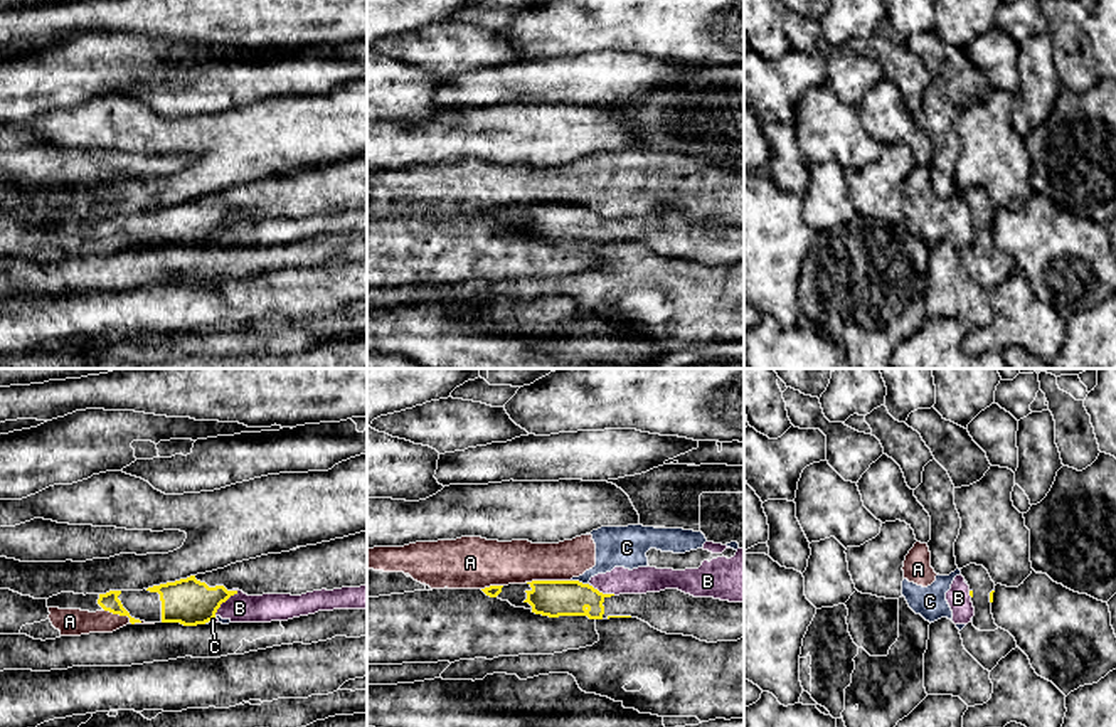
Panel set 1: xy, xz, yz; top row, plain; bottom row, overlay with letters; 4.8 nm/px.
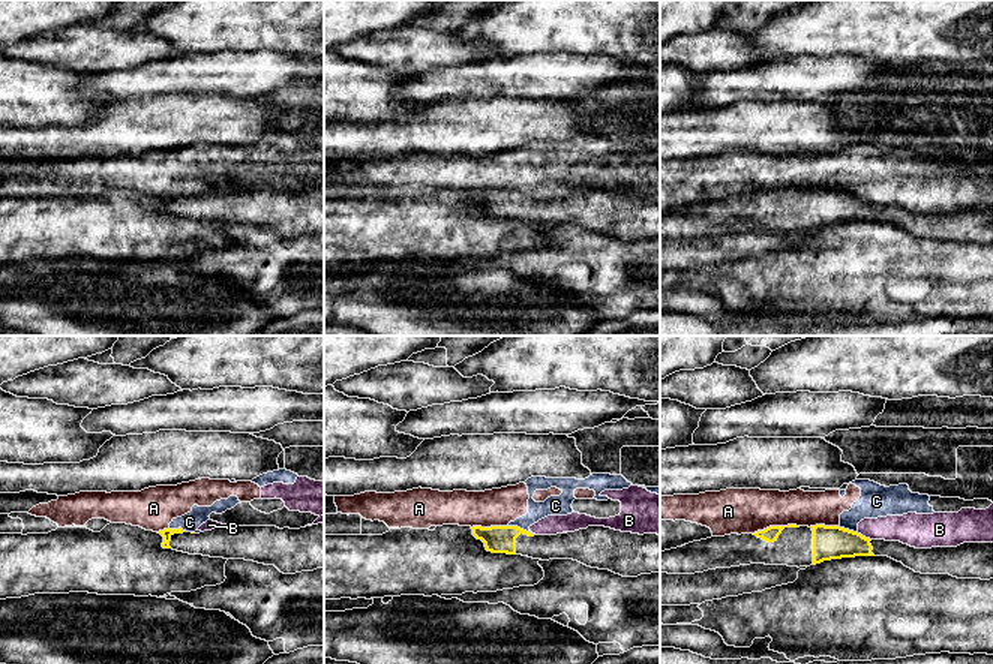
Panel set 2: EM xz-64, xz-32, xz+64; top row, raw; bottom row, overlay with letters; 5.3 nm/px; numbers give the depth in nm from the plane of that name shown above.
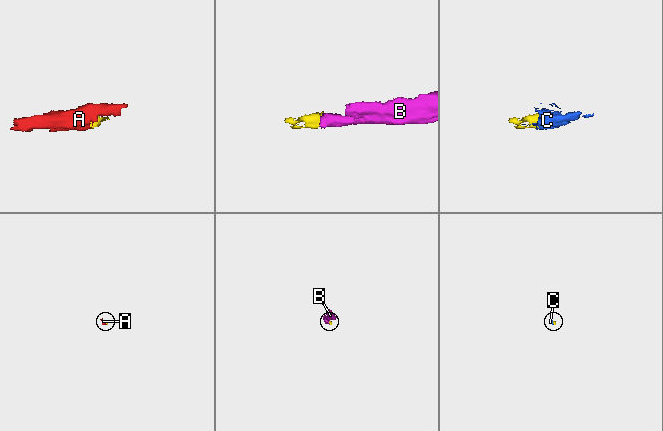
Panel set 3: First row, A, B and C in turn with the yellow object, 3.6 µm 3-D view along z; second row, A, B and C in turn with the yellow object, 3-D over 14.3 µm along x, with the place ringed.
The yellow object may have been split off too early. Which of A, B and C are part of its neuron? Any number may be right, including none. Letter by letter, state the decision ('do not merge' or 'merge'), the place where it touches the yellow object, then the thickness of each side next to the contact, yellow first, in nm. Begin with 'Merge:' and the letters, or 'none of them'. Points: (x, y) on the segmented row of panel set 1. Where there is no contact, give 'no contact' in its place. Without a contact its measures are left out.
Merge: none of them
A: do not merge; meets yellow in xz at (547, 581); 180 nm thick on the yellow side, 200 nm on the other
B: do not merge; meets yellow in xy at (224, 601); 220 nm thick on the yellow side, 140 nm on the other
C: do not merge; meets yellow in xz at (581, 583); 180 nm thick on the yellow side, 190 nm on the other

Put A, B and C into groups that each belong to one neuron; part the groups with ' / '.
A B C

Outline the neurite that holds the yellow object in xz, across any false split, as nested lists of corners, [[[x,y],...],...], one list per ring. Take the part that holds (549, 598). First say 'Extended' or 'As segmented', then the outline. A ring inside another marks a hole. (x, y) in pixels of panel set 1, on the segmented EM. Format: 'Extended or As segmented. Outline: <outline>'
Extended. Outline: [[[532,581],[481,591],[549,618],[638,618],[662,633],[694,636],[707,643],[744,638],[744,602],[694,597],[678,589],[614,596],[579,581]]]

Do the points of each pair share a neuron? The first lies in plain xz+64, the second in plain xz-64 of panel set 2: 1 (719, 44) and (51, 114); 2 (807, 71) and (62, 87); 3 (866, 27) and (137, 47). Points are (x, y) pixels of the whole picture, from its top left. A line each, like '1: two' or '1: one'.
1: two
2: two
3: two

